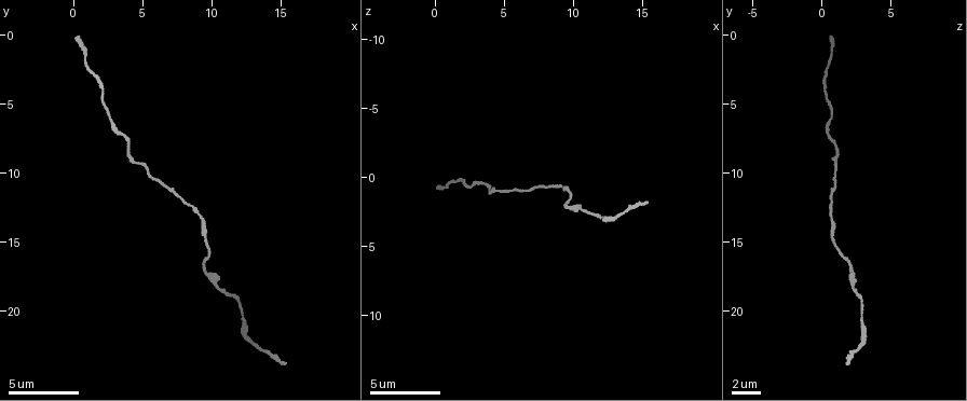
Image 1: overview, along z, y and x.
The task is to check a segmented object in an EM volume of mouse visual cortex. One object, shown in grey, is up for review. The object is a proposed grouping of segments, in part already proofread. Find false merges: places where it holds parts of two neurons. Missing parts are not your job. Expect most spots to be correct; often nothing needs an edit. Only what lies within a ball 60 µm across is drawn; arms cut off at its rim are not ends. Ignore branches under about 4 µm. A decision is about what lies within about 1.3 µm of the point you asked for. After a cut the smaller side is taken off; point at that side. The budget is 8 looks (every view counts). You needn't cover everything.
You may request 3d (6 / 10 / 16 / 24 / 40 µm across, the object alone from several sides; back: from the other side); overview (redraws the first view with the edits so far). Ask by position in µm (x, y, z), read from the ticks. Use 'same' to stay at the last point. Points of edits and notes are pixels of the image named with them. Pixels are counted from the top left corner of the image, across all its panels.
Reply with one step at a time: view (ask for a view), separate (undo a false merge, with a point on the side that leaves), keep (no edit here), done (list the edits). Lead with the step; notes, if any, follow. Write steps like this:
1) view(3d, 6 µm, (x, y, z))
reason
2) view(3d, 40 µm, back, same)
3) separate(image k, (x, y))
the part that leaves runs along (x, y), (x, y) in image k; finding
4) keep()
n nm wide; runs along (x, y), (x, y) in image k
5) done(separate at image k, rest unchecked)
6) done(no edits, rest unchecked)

view(3d, 10 µm, (4.0, 8.0, 1.0))

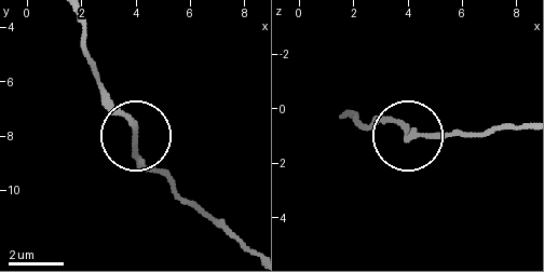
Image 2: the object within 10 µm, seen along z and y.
keep()
runs along (516, 125), (409, 137), (385, 119), (361, 125) in image 2; one neuron here

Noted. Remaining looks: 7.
view(3d, 6 µm, (8.6, 12.2, 0.8))

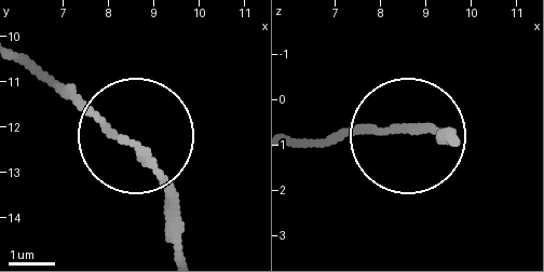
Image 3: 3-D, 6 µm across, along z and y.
keep()
runs along (388, 128), (398, 128), (306, 140) in image 3; all the same neuron

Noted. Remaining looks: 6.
view(3d, 16 µm, (12.2, 20.8, 2.8))
calibre changes

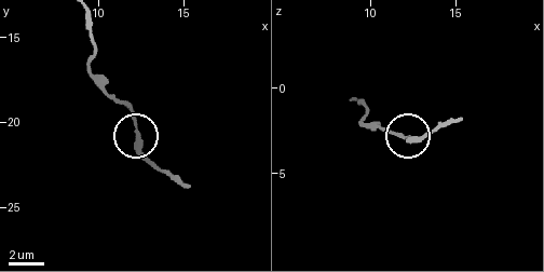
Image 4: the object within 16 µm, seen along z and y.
keep()
runs along (354, 98), (368, 109), (364, 125), (403, 138), (427, 135) in image 4; one neuron here

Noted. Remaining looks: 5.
view(3d, 10 µm, (9.4, 16.4, 2.0))
calibre changes

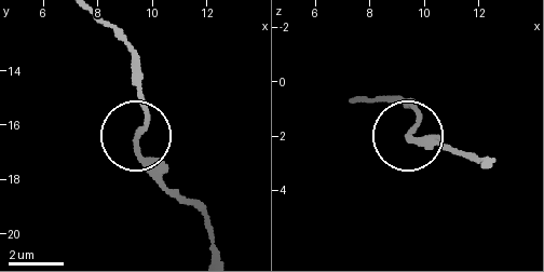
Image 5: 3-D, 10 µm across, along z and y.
view(3d, 10 µm, back, (9.5, 16.5, 1.9))

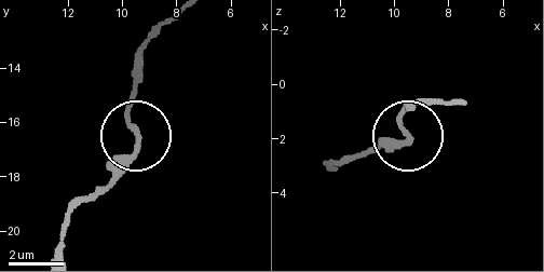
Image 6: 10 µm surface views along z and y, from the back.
keep()
180 nm wide; one neuron here

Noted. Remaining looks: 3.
done(no edits, rest unchecked)

